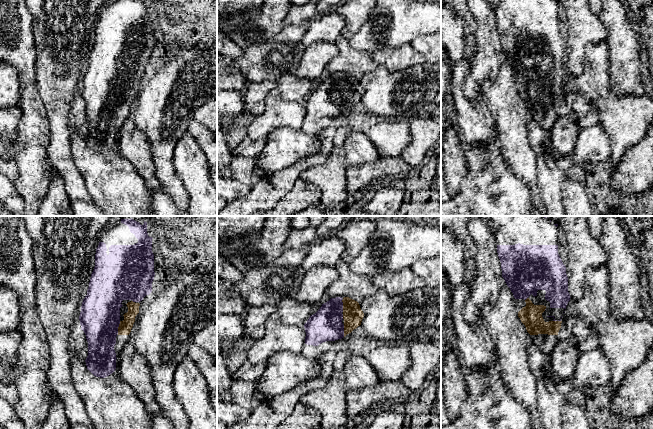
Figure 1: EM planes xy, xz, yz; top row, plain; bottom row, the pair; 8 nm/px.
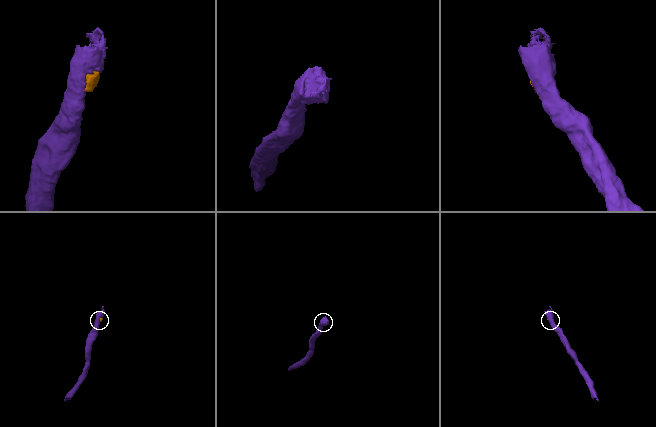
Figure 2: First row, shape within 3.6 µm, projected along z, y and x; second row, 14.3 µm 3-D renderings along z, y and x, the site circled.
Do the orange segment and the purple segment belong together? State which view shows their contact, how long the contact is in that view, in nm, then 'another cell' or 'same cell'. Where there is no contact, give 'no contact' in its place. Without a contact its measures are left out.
contact in xy; length 110 nm; same cell

